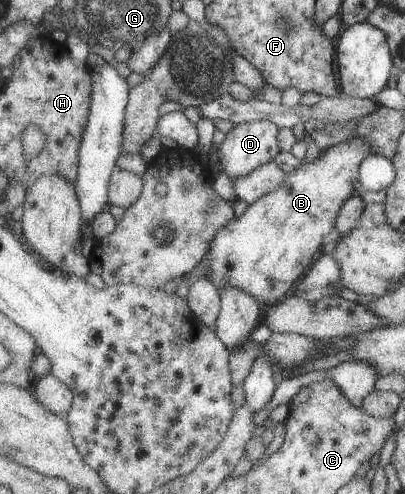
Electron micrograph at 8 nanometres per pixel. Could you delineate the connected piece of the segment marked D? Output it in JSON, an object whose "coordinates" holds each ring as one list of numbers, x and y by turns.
{"coordinates":[[257,120,236,124,226,134,226,138,217,151,218,161,227,177,234,179,248,176,254,169,276,160,283,152,280,145,280,129,276,123,269,120]]}

